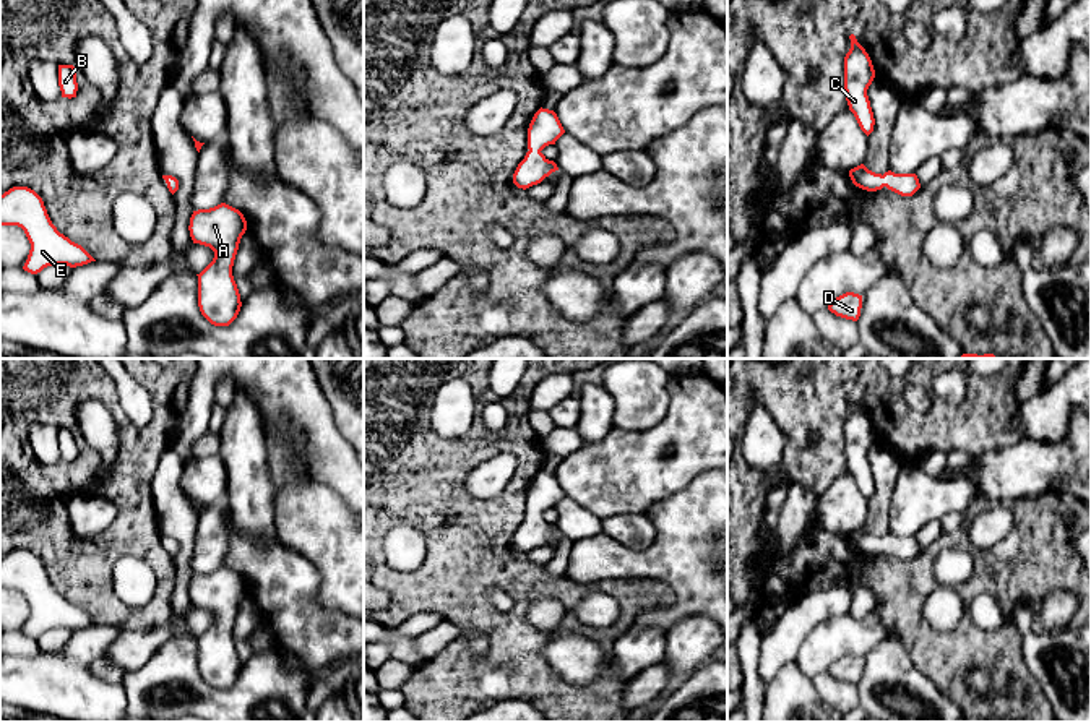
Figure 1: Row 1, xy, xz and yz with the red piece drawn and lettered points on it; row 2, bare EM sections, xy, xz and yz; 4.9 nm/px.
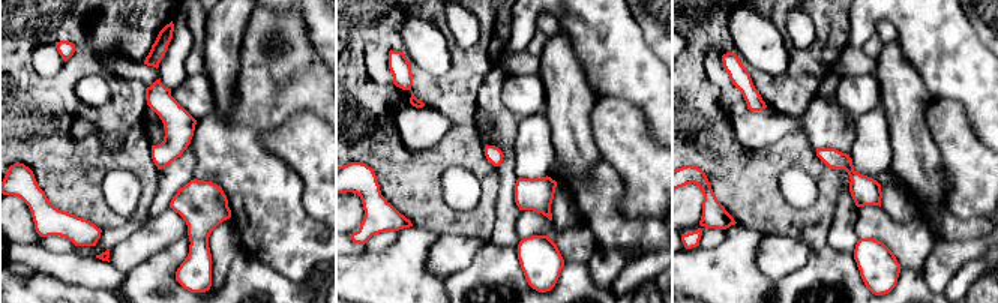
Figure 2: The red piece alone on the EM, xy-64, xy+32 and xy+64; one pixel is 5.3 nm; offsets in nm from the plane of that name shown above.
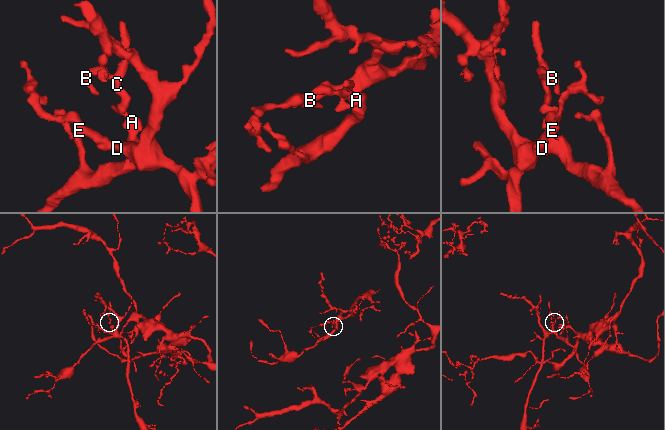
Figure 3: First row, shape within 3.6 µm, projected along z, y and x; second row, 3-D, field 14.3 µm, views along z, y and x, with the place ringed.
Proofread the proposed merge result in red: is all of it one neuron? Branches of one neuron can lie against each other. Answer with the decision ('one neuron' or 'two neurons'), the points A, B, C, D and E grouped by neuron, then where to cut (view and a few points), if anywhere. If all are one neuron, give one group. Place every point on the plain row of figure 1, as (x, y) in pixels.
one neuron; A B C D E; no cut

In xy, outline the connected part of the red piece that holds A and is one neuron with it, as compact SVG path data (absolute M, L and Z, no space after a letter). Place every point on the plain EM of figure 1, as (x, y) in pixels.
M221 566L193 574L188 594L193 607L214 615L213 625L196 638L200 675L211 688L229 690L242 670L232 630L247 584L239 573Z

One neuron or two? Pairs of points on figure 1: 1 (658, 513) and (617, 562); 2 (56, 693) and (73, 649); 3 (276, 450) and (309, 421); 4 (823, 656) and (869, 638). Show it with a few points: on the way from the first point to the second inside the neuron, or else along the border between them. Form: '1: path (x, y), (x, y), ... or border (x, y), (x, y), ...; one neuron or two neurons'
1: path (663, 531), (663, 542), (643, 562), (635, 562); one neuron
2: path (60, 682), (73, 661); one neuron
3: border (265, 427), (293, 443), (304, 476); two neurons
4: path (835, 644), (841, 638), (858, 638); one neuron

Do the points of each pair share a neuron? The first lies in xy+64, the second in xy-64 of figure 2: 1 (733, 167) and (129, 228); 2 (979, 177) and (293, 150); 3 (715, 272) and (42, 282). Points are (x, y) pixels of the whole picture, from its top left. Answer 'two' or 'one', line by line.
1: two
2: one
3: one

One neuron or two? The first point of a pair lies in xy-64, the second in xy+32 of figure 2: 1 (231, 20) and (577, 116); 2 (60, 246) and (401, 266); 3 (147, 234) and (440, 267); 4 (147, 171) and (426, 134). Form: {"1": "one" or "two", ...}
{"1": "one", "2": "two", "3": "one", "4": "two"}

